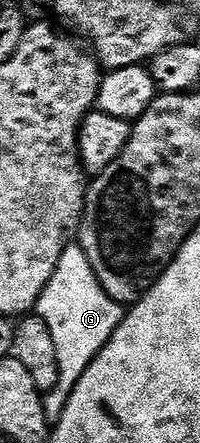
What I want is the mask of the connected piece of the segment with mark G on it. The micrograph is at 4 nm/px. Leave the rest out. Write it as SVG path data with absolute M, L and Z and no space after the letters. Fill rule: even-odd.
M79 243L66 246L34 310L35 316L50 327L50 336L54 339L56 383L43 394L44 414L49 423L59 421L78 379L82 379L86 367L102 351L102 347L106 347L110 335L114 335L122 323L125 312L125 306L110 299L102 283L98 283L98 275L94 275L94 267L90 267L84 248Z

